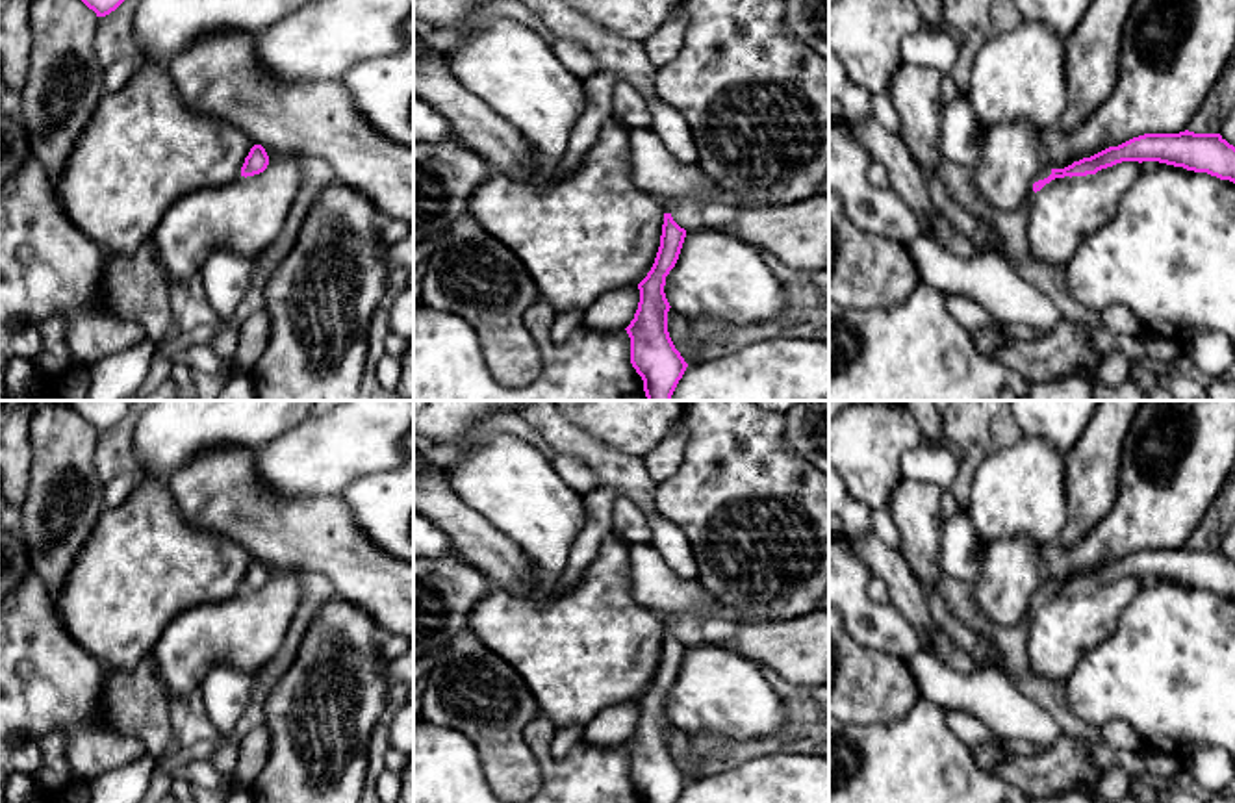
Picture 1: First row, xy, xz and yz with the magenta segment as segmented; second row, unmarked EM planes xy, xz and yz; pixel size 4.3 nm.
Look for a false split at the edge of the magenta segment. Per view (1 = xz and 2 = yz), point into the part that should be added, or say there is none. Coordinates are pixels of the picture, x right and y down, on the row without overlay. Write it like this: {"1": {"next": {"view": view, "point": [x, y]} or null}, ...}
{"1": {"next": null}, "2": {"next": {"view": "yz", "point": [1044, 586]}}}

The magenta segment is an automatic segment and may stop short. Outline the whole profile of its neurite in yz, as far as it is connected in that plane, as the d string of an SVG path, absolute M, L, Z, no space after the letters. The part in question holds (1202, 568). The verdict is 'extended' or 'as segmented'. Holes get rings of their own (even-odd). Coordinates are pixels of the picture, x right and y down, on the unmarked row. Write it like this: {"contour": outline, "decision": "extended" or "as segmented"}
{"contour": "M1144 549L1118 562L1109 562L1090 573L1074 577L1064 584L1042 579L1033 610L1055 593L1096 590L1122 577L1159 577L1194 588L1207 588L1235 599L1235 562L1220 549Z", "decision": "extended"}

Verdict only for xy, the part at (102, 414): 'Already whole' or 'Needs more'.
Already whole

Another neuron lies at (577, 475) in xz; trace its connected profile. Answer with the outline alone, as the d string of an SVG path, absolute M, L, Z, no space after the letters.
M558 452L551 464L558 477L582 497L601 486L593 471L577 456Z

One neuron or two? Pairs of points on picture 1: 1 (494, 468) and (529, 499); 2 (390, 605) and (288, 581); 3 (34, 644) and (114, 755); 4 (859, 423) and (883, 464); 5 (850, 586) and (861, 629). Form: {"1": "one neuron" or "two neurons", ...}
{"1": "one neuron", "2": "two neurons", "3": "one neuron", "4": "one neuron", "5": "one neuron"}

